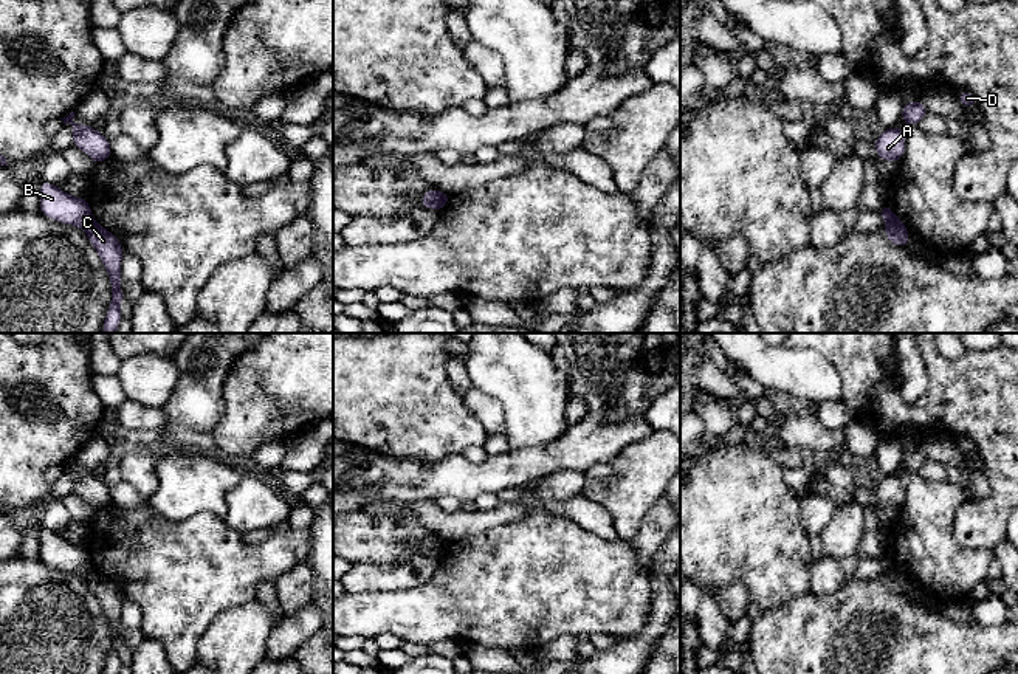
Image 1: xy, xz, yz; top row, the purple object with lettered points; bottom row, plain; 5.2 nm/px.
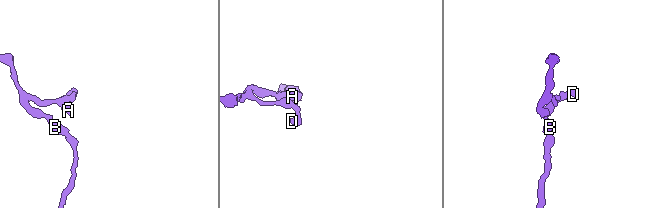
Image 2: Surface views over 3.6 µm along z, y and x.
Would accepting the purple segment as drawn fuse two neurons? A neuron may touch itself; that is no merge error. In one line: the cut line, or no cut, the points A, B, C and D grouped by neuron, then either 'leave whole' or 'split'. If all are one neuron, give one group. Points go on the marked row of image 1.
cut in xz along (440, 192), (437, 208); A B D / C; split

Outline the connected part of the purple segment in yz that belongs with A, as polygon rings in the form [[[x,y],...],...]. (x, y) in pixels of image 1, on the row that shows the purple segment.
[[[897,126],[886,129],[872,146],[883,161],[902,160],[906,146],[903,130]]]

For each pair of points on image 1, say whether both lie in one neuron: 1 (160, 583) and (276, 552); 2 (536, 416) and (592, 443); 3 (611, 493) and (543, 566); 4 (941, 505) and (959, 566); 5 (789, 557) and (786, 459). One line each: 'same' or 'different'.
1: same
2: different
3: different
4: same
5: different

